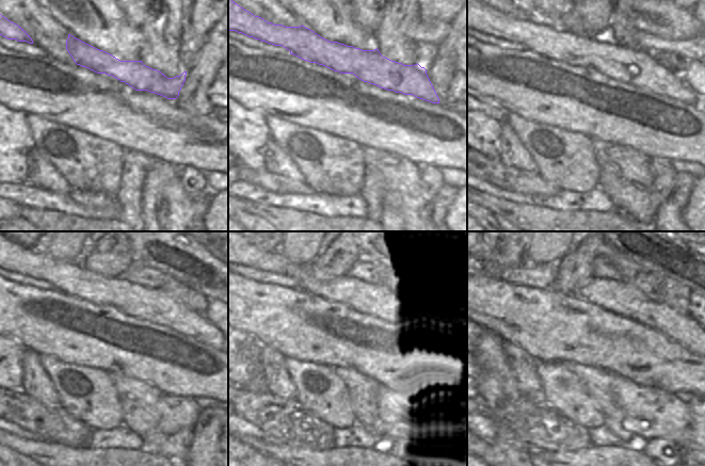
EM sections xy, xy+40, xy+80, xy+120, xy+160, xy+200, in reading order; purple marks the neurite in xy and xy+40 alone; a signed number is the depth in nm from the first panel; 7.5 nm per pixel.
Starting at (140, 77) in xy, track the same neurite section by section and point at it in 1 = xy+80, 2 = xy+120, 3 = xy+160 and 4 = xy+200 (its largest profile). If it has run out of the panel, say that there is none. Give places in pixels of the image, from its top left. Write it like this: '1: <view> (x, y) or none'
1: xy+80 (641, 69)
2: xy+120 (156, 306)
3: xy+160 (386, 302)
4: xy+200 (618, 296)

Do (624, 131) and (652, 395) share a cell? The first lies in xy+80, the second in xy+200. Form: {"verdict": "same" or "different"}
{"verdict": "different"}

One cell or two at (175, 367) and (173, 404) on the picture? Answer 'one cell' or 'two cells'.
two cells

